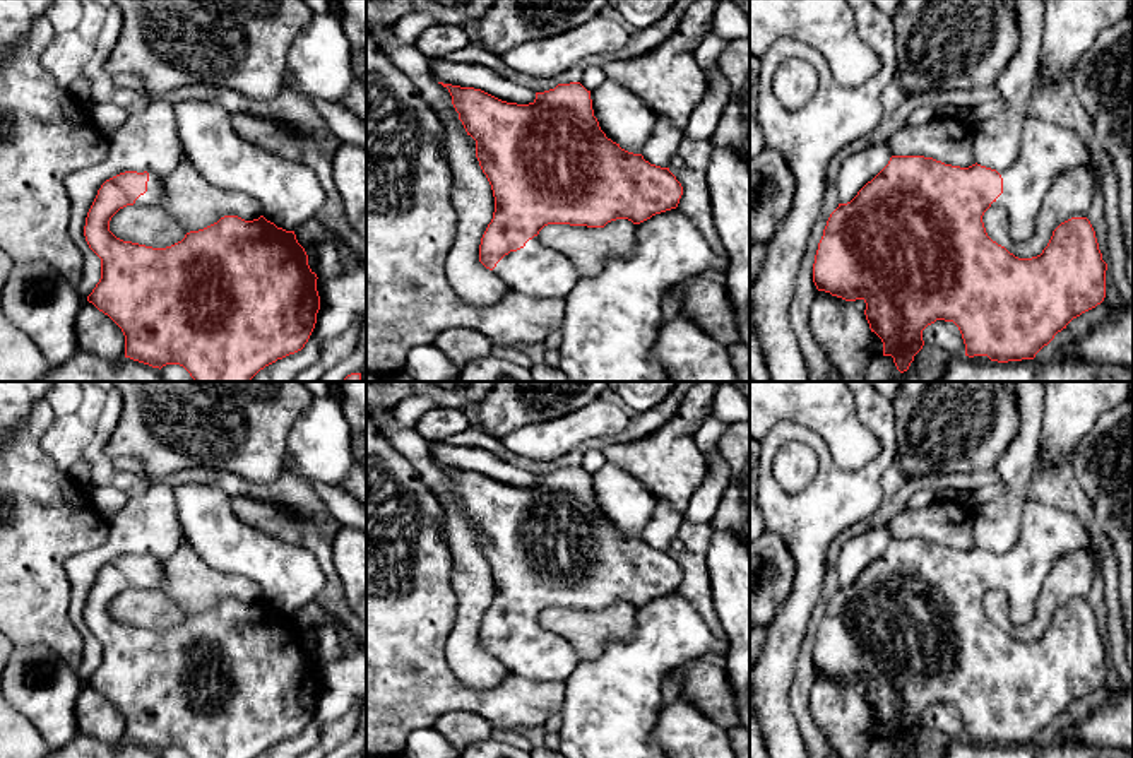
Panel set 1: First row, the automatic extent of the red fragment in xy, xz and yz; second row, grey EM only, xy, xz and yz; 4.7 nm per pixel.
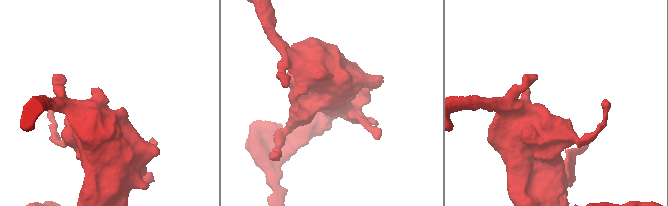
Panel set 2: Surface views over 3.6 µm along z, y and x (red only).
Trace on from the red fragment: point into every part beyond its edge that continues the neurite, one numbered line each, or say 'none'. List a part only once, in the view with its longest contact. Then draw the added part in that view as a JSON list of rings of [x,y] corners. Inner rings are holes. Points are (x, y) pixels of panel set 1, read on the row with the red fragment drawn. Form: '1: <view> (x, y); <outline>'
1: xz (534, 271); [[[539,234],[529,240],[524,248],[505,255],[493,272],[508,289],[537,299],[565,299],[582,279],[566,257],[539,241]]]

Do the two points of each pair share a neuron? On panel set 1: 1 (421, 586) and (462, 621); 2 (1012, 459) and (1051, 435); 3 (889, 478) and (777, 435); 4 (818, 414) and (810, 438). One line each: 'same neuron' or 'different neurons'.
1: different neurons
2: different neurons
3: different neurons
4: different neurons

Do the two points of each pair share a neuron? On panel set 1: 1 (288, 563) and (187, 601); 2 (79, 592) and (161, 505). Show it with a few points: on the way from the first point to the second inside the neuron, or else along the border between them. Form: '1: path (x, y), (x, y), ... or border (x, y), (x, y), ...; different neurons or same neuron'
1: border (211, 565), (249, 577), (261, 589), (262, 598); different neurons
2: path (89, 568), (137, 529); same neuron

